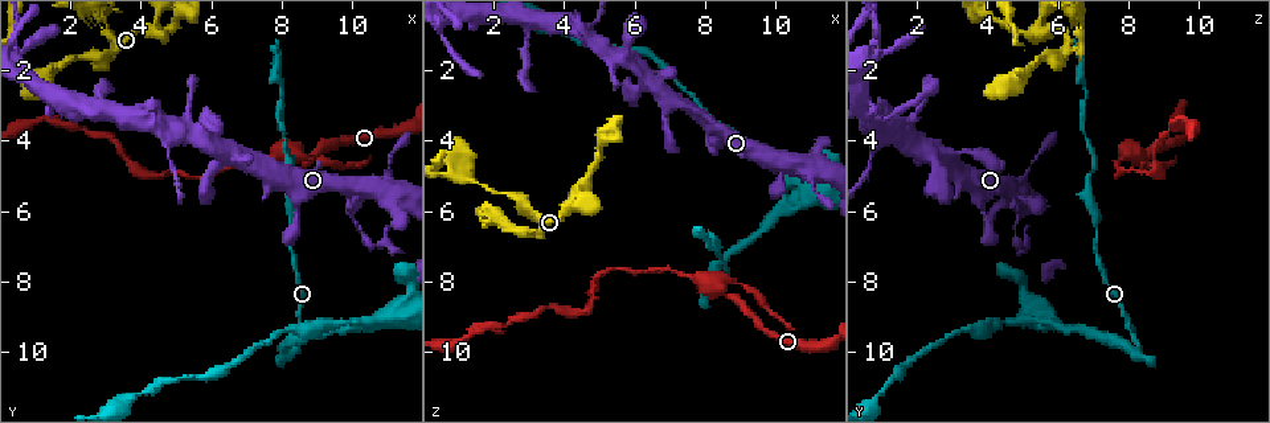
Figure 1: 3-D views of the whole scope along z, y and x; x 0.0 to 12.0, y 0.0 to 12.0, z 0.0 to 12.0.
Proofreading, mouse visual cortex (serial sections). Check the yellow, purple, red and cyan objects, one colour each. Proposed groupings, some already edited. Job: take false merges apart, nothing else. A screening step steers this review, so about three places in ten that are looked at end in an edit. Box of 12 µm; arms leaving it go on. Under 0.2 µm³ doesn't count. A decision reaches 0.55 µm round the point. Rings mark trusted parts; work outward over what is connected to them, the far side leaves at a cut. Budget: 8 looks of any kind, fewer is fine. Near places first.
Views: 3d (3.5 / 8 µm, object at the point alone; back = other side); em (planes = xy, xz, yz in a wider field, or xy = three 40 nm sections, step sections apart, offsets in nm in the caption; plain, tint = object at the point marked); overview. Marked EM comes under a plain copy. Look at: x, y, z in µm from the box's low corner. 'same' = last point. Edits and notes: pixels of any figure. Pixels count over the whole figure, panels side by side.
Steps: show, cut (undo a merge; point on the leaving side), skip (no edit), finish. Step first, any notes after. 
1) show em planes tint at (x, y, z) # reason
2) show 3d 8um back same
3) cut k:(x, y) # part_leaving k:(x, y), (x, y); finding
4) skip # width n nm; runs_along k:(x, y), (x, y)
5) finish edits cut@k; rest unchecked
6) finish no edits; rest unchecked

show 3d 3.5um at (8.5, 4.4, 8.3) # a narrow waist

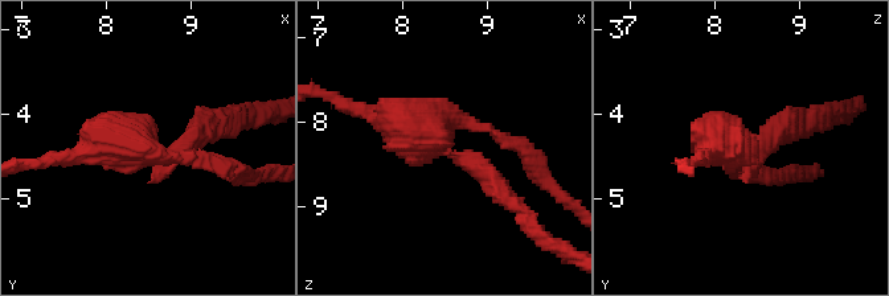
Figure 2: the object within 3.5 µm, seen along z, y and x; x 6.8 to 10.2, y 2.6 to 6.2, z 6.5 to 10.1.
cut 2:(431, 140) # part_leaving 2:(450, 155), (397, 120), (336, 101); two cells meet here

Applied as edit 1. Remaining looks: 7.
show overview # see it whole again

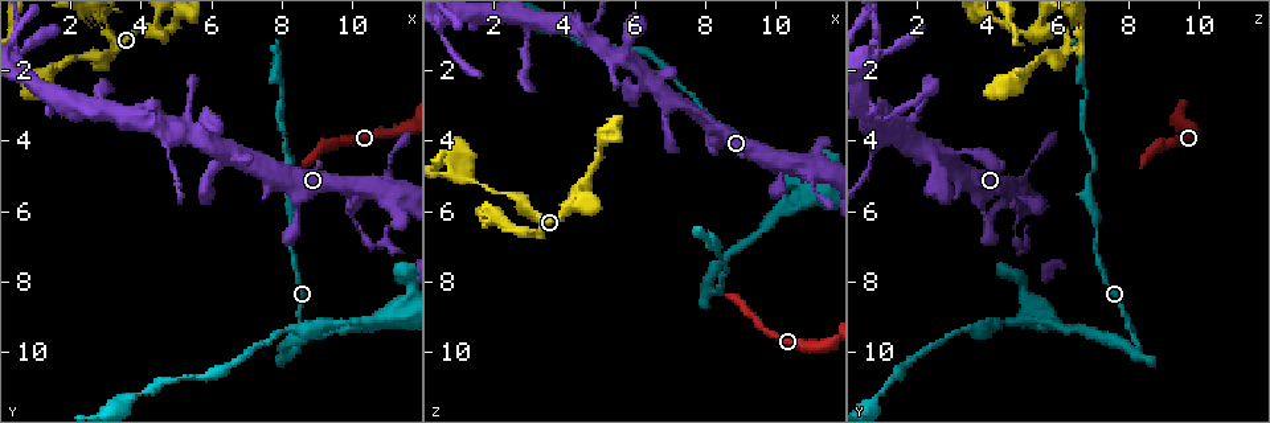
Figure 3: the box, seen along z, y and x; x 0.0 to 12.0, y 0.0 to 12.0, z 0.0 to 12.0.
show 3d 3.5um at (8.2, 10.0, 8.2) # sharp bend

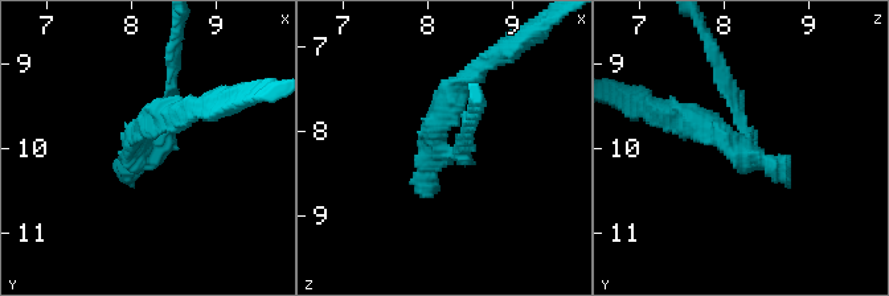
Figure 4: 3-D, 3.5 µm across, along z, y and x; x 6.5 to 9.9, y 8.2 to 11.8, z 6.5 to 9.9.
show em xy step 3 tint at (8.25, 9.90, 8.30)

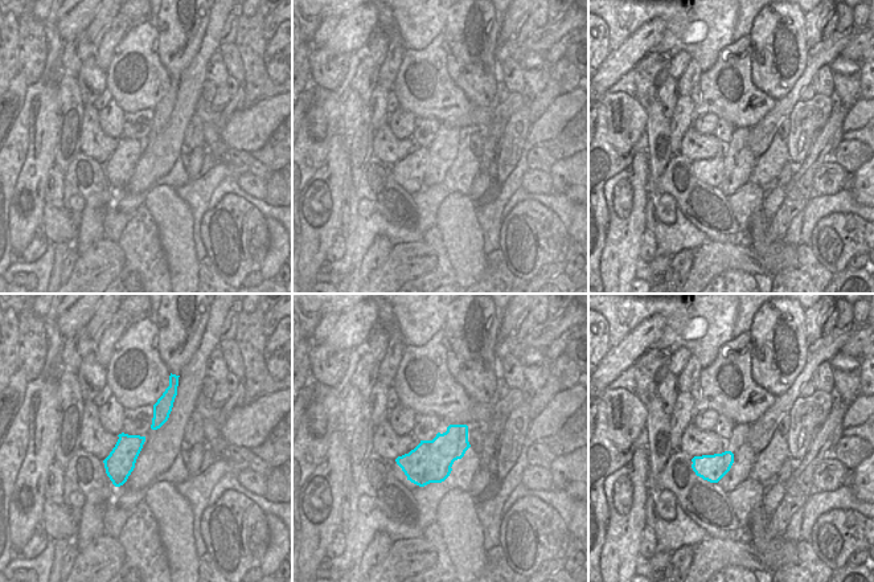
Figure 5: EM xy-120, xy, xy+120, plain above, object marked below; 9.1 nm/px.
cut 4:(703, 139) # border 5:(446, 431), (439, 447), (452, 463); a second cell is stuck on

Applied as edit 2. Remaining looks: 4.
show overview # redraw

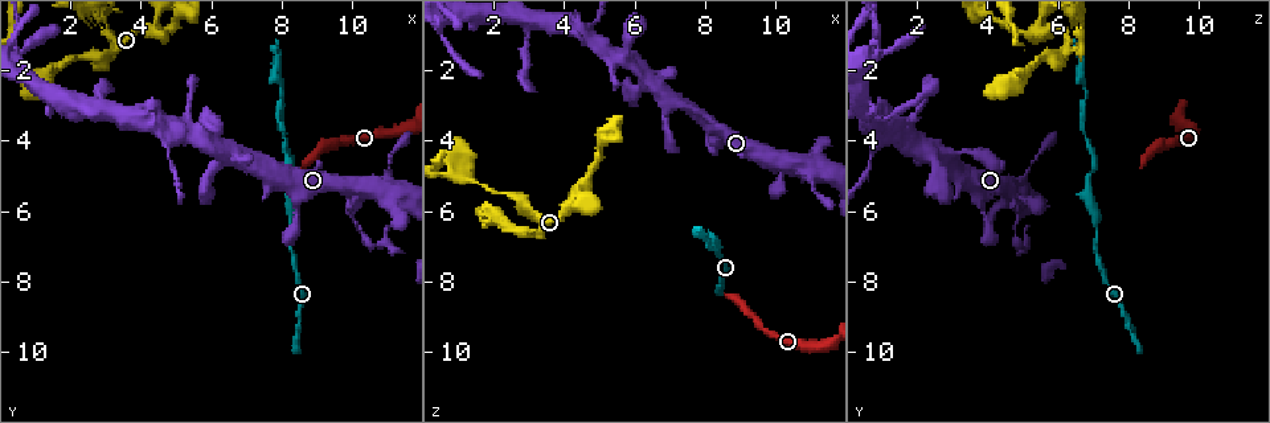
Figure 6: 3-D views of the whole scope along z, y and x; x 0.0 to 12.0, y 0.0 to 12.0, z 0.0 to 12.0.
show 3d 8um at (1.6, 2.0, 5.1) # thin arm on a thick one

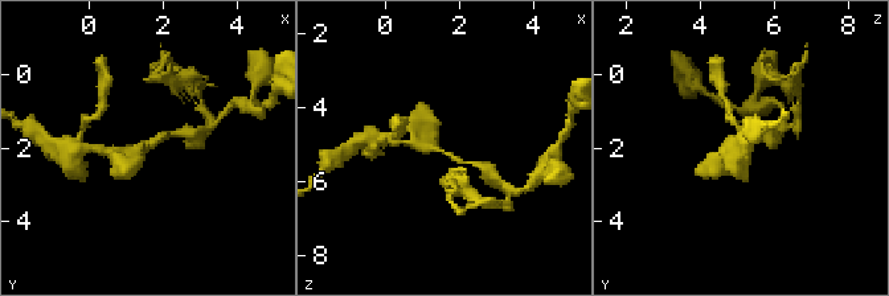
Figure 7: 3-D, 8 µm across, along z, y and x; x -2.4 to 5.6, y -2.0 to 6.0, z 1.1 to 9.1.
show 3d 3.5um at (1.5, 2.1, 5.2) # closer look

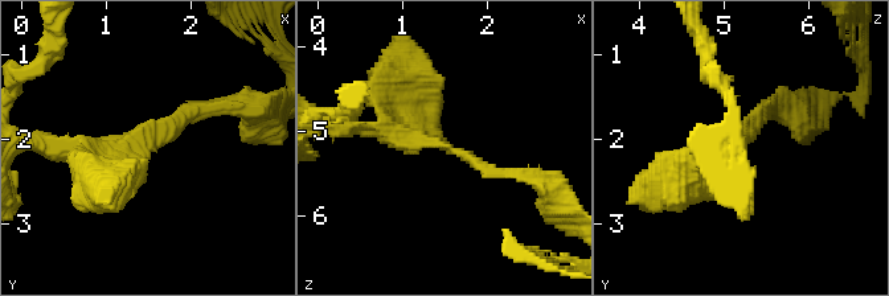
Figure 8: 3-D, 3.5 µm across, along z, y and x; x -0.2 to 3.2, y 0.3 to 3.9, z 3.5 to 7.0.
show em xy step 5 tint at (1.55, 2.00, 5.20) # arms 3; arm_widths 150, 300, 450 nm; need the tissue

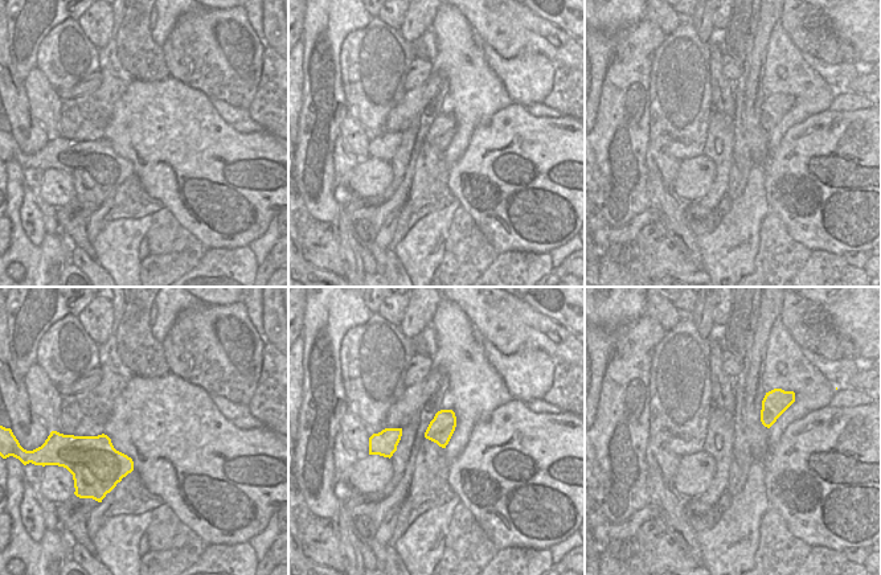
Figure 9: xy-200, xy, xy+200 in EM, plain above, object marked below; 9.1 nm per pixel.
skip # runs_along 8:(519, 173), (437, 143), (400, 91); one cell here

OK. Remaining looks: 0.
finish edits cut@2, cut@4; rest unchecked

